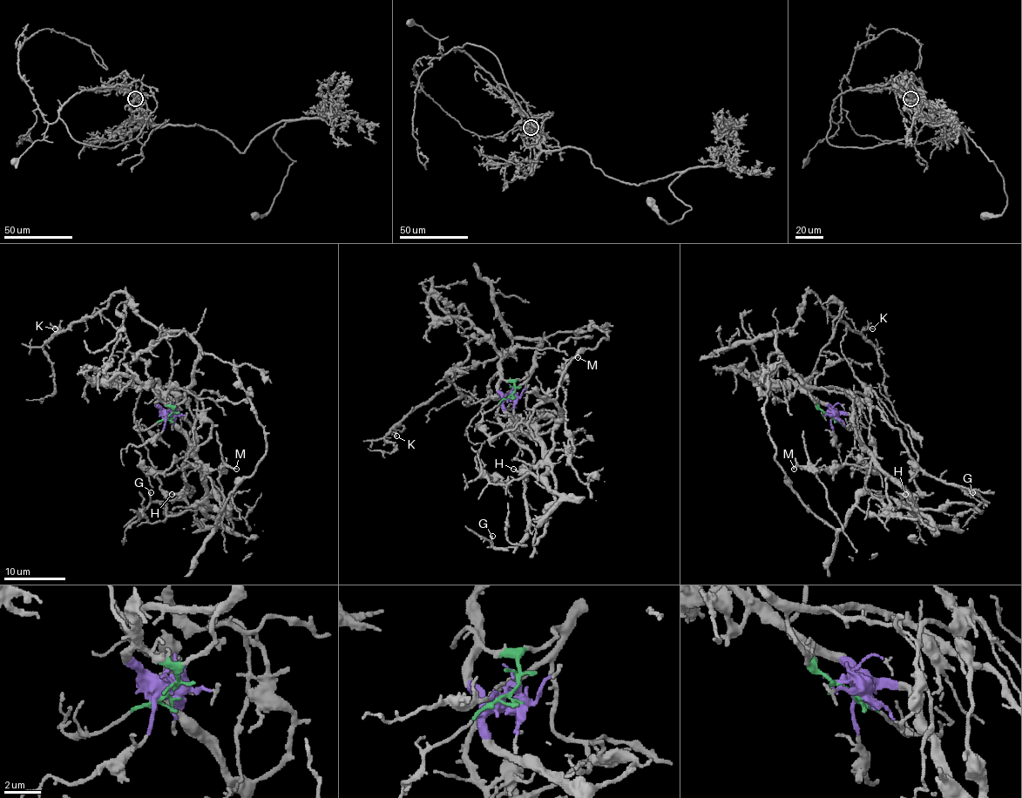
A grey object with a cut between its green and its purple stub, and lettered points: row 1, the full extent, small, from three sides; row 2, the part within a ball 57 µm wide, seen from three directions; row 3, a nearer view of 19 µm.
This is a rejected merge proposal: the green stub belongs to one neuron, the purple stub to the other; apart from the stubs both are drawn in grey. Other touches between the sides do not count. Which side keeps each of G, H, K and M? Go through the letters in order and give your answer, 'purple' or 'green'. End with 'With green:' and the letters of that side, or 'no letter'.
G: green
H: purple
K: green
M: purple
With green: G, K

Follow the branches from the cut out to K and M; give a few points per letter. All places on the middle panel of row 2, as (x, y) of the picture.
K: (511, 393), (533, 366), (539, 340), (515, 340), (495, 358), (459, 374), (415, 407), (395, 429), (396, 436)
M: (511, 395), (504, 410), (529, 425), (535, 438), (529, 427), (531, 412), (559, 384), (564, 364), (578, 356)

